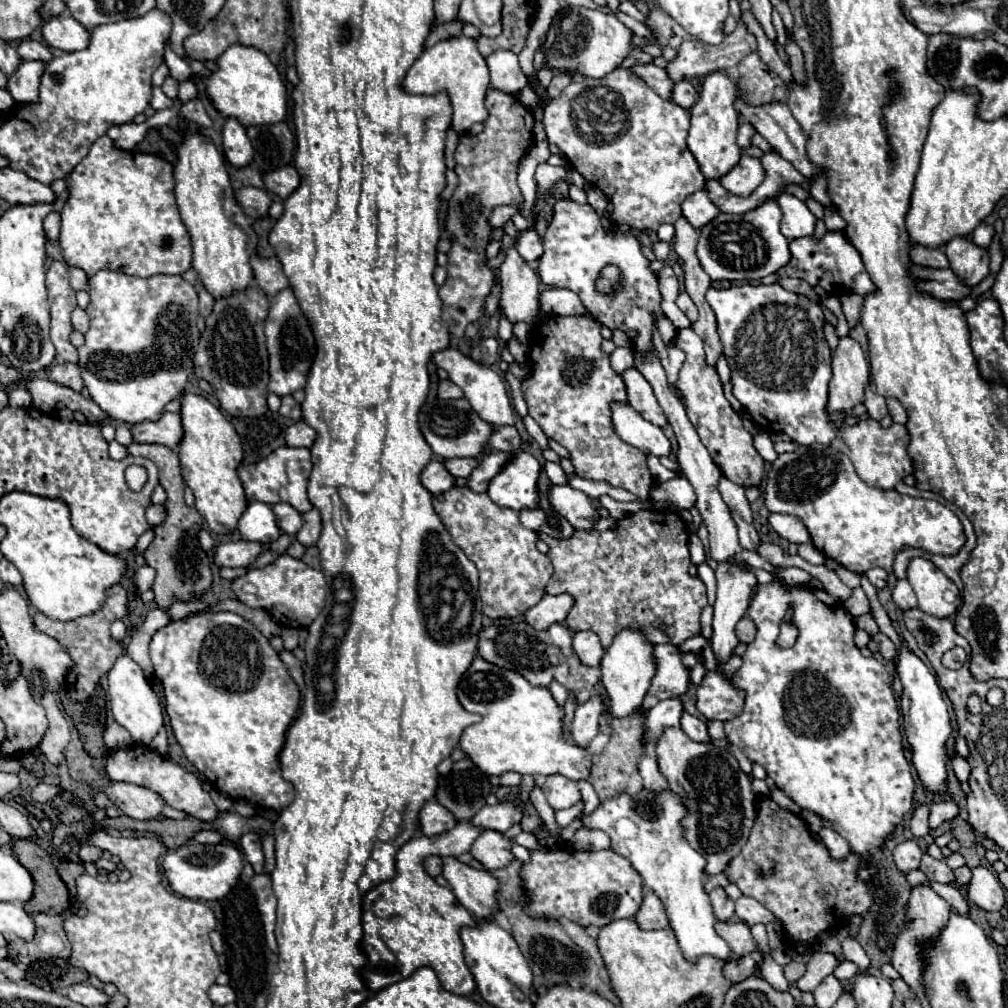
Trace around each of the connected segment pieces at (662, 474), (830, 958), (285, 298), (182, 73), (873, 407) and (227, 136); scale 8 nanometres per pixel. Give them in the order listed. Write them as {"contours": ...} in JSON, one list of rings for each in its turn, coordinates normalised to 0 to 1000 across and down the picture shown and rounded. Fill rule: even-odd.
{"contours":[[[[642,452],[642,460],[644,460],[644,466],[646,466],[646,470],[648,470],[648,474],[650,474],[652,480],[670,474],[670,468],[668,468],[668,466],[662,466],[662,464],[654,458],[654,452]]],[[[807,944],[805,946],[805,952],[801,954],[801,964],[797,970],[793,970],[789,974],[789,978],[795,982],[795,984],[807,984],[811,980],[811,976],[822,968],[828,958],[830,958],[830,950],[826,946],[816,946],[816,944]]],[[[283,286],[275,294],[271,294],[267,313],[263,317],[263,333],[265,333],[267,355],[269,355],[267,389],[271,389],[275,393],[283,393],[283,391],[293,391],[293,389],[301,387],[303,373],[313,355],[313,337],[311,337],[307,319],[299,312],[299,306],[297,306],[295,296],[291,294],[289,286]],[[283,335],[289,335],[289,351],[287,351],[287,345],[283,345]]],[[[166,40],[163,52],[163,60],[168,67],[168,73],[174,79],[181,81],[190,74],[188,63],[170,49],[170,40]]],[[[860,383],[860,389],[858,389],[858,405],[860,405],[860,411],[866,417],[874,417],[874,415],[880,413],[878,395],[874,395],[872,391],[868,391],[868,387],[864,383]]],[[[225,117],[219,135],[221,135],[221,151],[225,161],[231,167],[245,165],[251,157],[251,145],[243,133],[243,127],[233,117]]]]}

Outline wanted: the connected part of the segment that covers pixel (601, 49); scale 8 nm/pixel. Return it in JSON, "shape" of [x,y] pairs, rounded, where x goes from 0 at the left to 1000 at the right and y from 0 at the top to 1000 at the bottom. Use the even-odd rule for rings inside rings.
{"shape":[[[574,6],[557,8],[537,38],[535,50],[541,54],[539,65],[547,71],[566,71],[566,75],[576,73],[584,77],[598,77],[602,71],[610,69],[618,58],[624,56],[626,34],[628,32],[622,26],[598,10],[584,10]]]}

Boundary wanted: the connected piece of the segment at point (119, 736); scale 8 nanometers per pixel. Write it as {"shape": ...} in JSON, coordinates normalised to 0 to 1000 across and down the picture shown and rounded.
{"shape":[[[112,716],[112,718],[110,718],[106,724],[104,724],[102,734],[104,734],[104,742],[106,742],[106,744],[128,742],[128,740],[132,738],[132,734],[130,734],[128,726],[126,726],[122,720],[118,720],[116,716]]]}

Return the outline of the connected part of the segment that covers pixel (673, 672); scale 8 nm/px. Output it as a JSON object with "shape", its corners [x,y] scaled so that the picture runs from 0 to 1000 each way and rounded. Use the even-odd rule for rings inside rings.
{"shape":[[[648,641],[648,655],[650,655],[650,671],[644,681],[644,688],[652,694],[674,692],[682,687],[684,681],[684,665],[676,657],[676,647],[672,641]]]}

